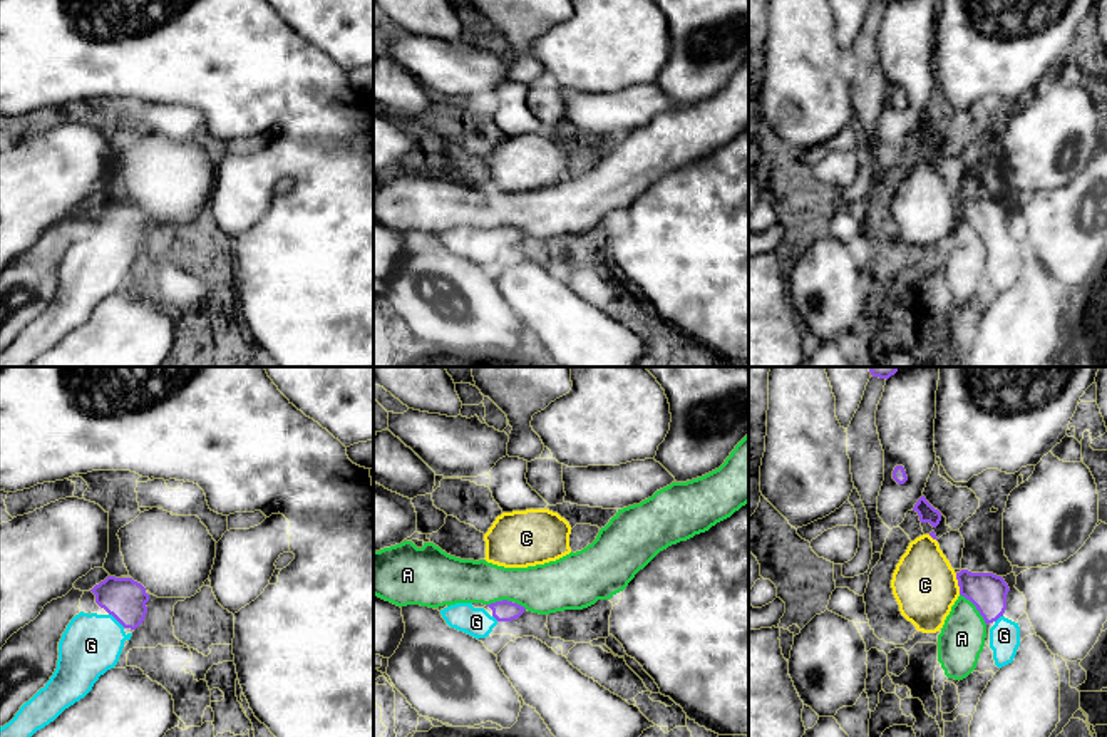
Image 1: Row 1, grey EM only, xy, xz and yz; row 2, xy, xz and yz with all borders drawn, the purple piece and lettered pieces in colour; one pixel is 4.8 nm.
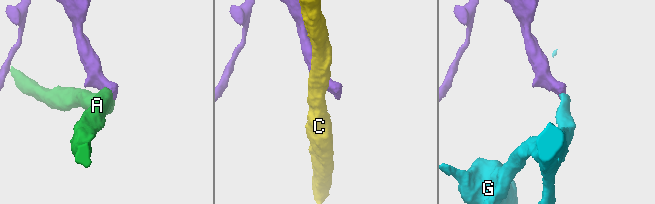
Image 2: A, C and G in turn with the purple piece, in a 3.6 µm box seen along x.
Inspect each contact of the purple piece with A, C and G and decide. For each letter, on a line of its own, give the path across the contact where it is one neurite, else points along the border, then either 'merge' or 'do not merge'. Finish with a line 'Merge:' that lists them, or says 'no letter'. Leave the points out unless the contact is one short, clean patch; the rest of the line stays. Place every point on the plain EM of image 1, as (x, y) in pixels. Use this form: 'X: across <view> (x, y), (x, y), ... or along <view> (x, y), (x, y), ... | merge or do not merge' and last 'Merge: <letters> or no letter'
A: along yz (960, 218), (987, 248) | do not merge
C: along yz (955, 198), (960, 218) | do not merge
G: across xy (124, 223), (124, 237), (118, 245), (91, 270) | merge
Merge: G

